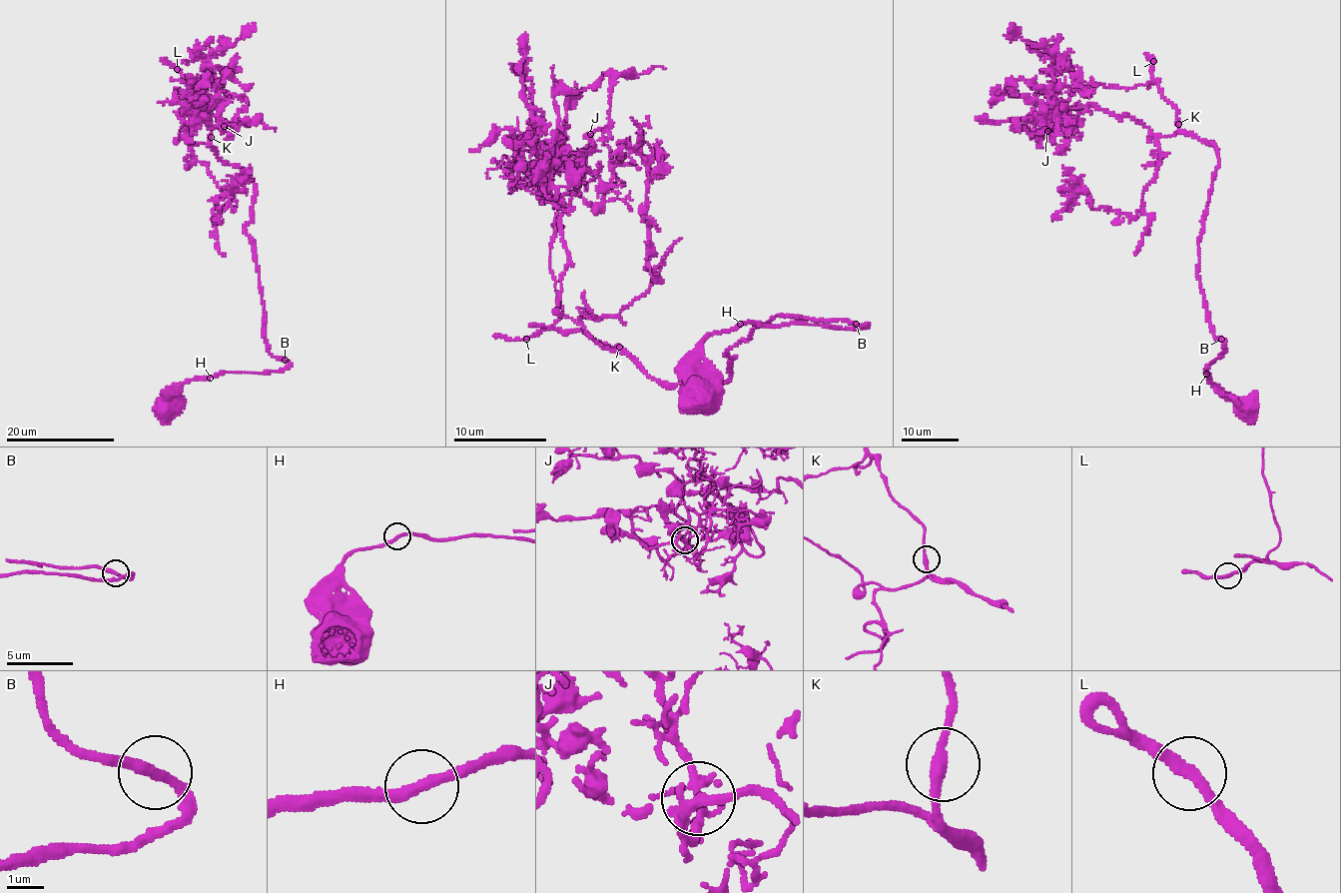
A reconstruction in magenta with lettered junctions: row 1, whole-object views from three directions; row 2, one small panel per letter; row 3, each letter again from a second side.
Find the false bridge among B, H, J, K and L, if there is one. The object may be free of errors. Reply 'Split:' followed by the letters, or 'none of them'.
Split: none of them

